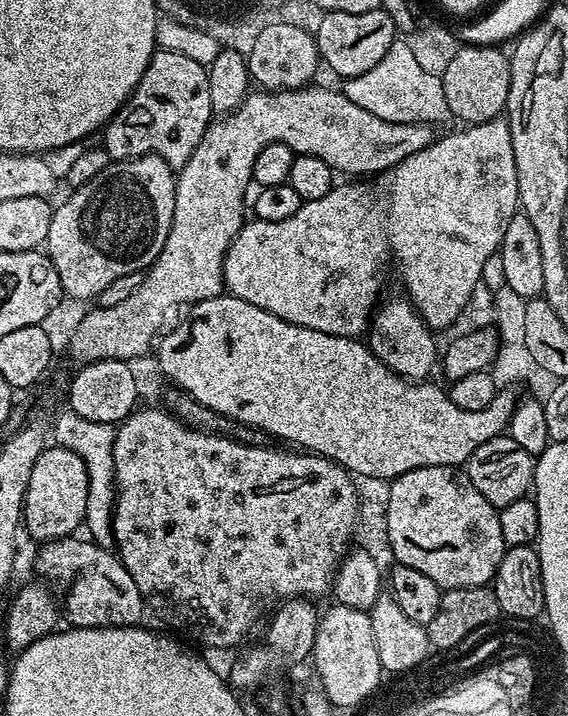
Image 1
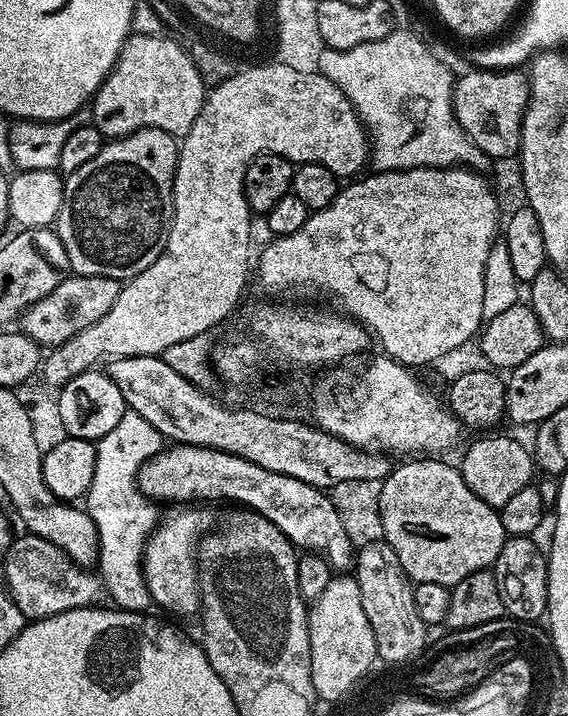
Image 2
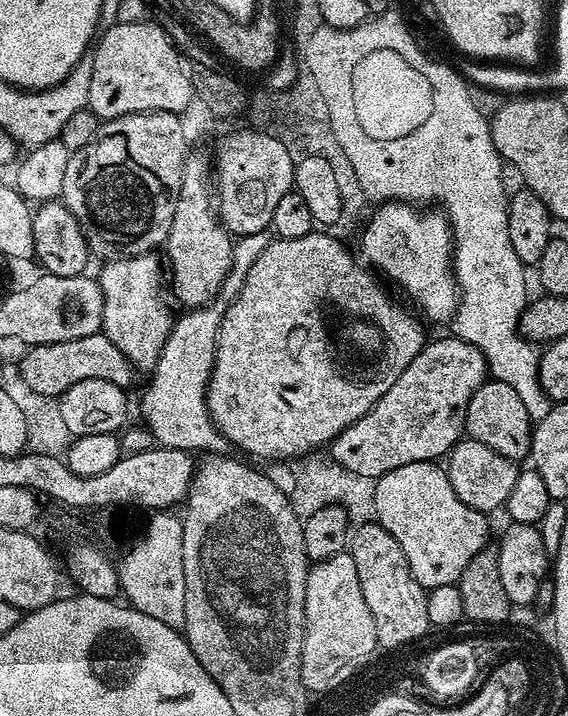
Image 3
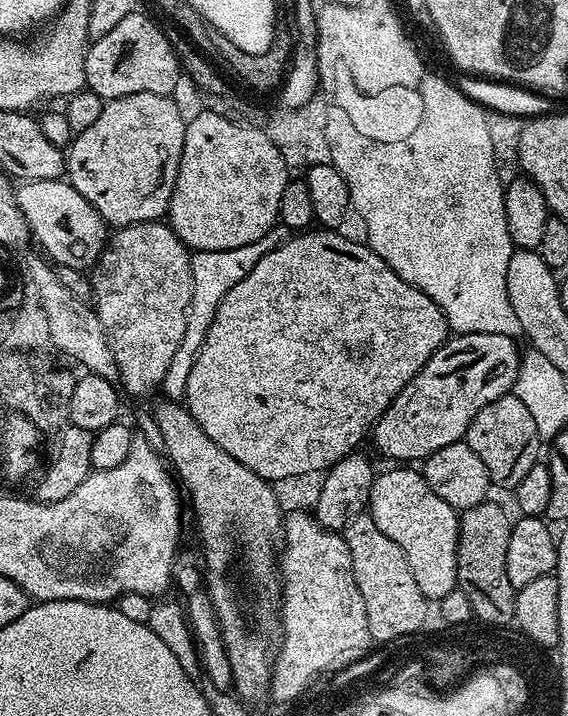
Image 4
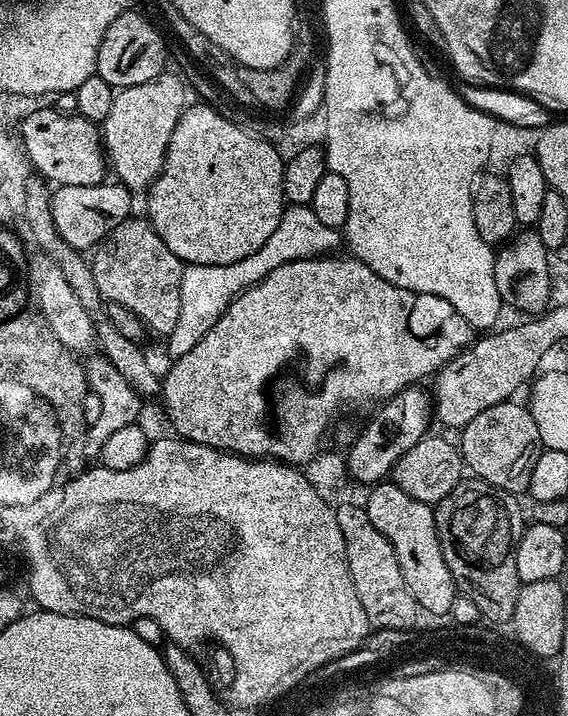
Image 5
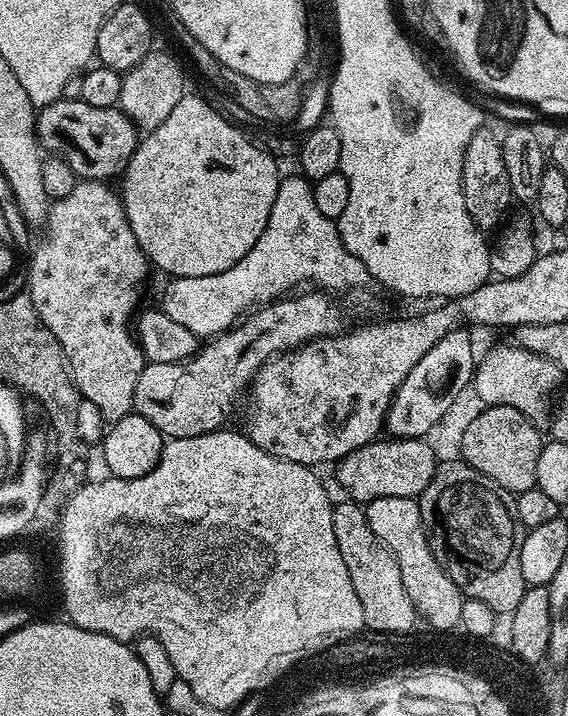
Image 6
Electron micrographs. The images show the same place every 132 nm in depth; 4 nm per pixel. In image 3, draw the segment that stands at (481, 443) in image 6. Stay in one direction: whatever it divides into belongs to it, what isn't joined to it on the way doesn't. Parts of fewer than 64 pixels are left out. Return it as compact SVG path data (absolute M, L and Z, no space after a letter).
M487 379L478 390L474 390L474 398L470 398L470 406L466 410L464 431L471 439L482 442L482 446L490 446L502 458L513 462L527 461L532 451L532 430L534 421L526 414L526 405L517 392L506 386L501 380Z

